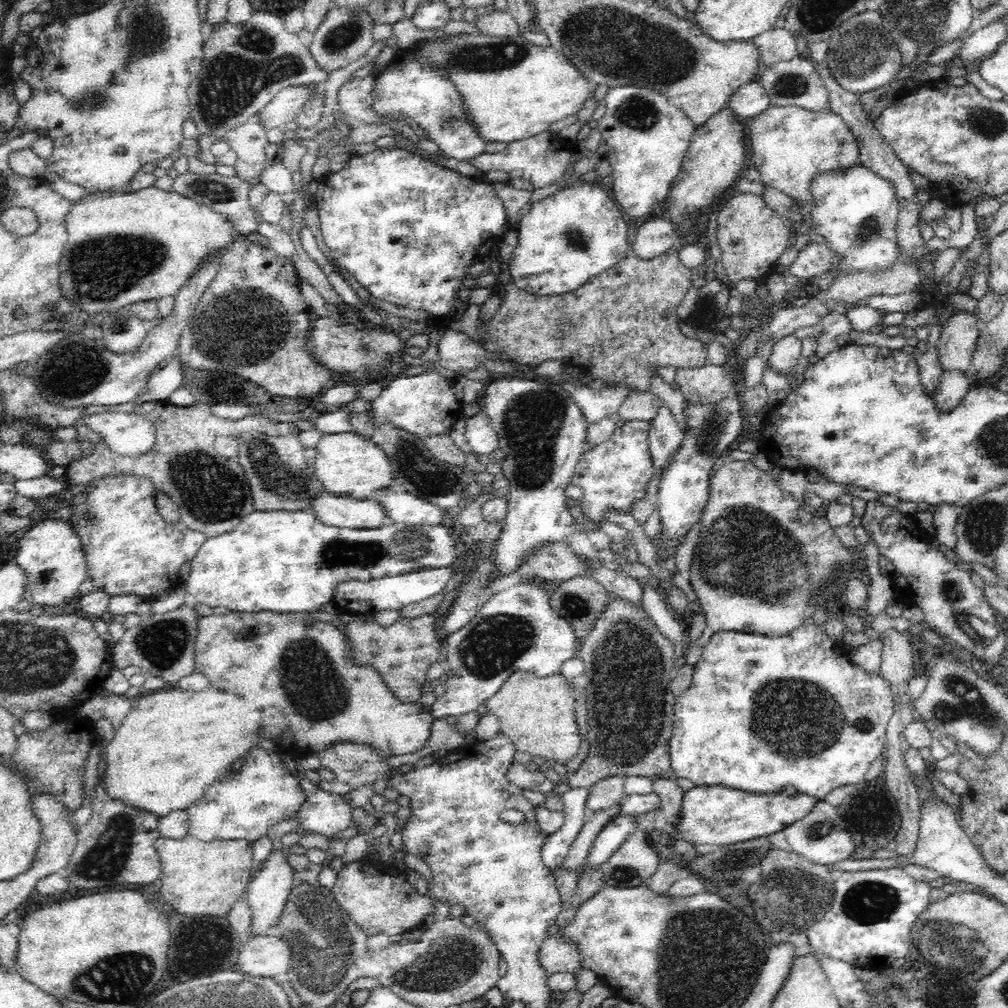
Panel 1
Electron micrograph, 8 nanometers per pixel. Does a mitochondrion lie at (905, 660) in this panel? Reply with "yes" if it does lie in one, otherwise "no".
no

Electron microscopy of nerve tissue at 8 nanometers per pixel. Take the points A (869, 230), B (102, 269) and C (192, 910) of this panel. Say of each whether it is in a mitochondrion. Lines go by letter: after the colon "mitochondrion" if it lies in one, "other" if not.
A: mitochondrion
B: mitochondrion
C: other

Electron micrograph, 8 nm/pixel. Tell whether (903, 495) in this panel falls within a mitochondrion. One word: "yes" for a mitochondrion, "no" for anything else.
no

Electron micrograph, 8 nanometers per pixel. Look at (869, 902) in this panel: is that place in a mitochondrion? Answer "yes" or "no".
yes

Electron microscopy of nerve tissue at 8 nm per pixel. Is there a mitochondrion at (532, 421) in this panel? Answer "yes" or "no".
yes

